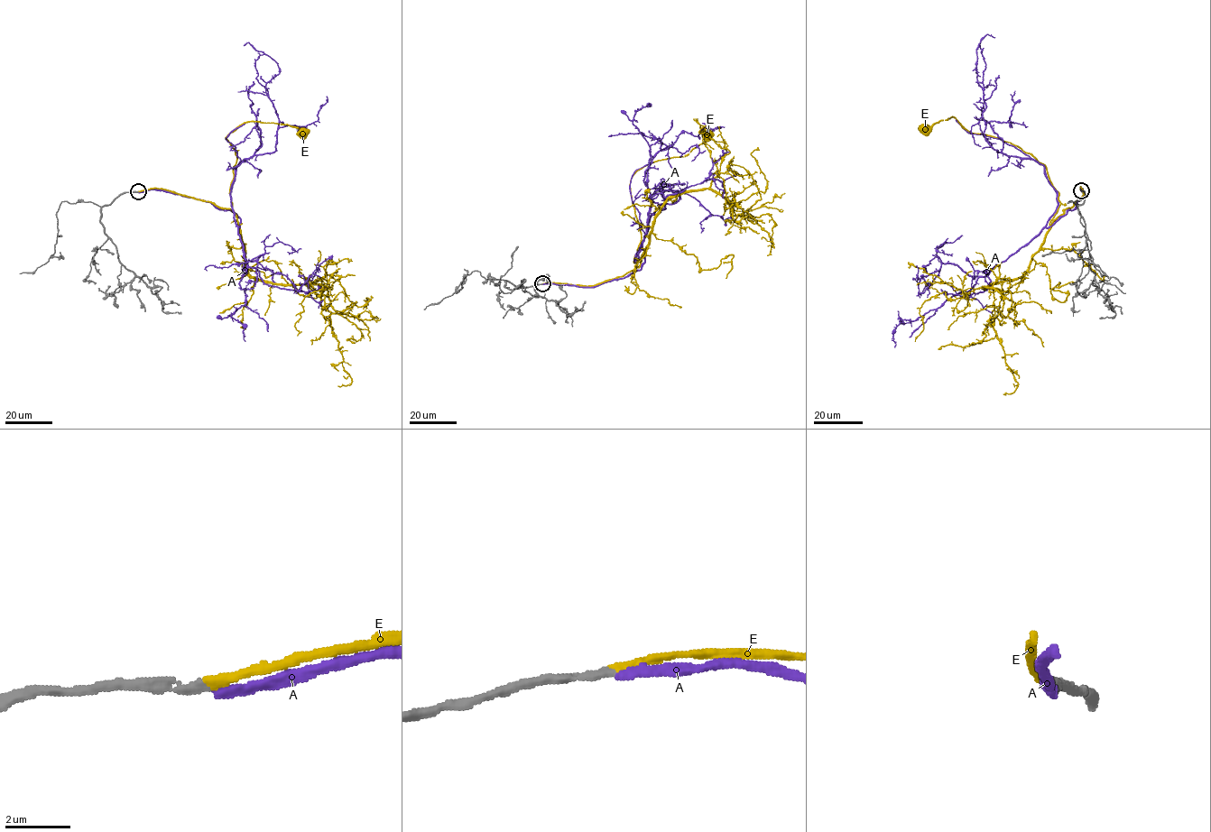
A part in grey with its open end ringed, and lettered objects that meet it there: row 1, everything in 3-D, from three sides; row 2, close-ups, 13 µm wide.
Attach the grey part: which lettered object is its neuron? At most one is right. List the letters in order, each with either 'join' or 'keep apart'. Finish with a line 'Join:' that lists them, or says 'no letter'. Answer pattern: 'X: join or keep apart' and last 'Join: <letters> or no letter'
A: keep apart
E: join
Join: E

